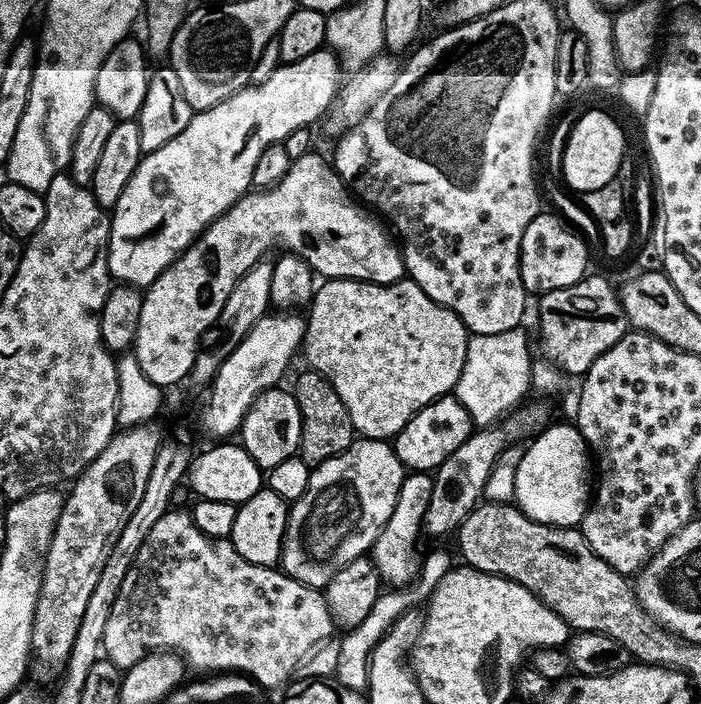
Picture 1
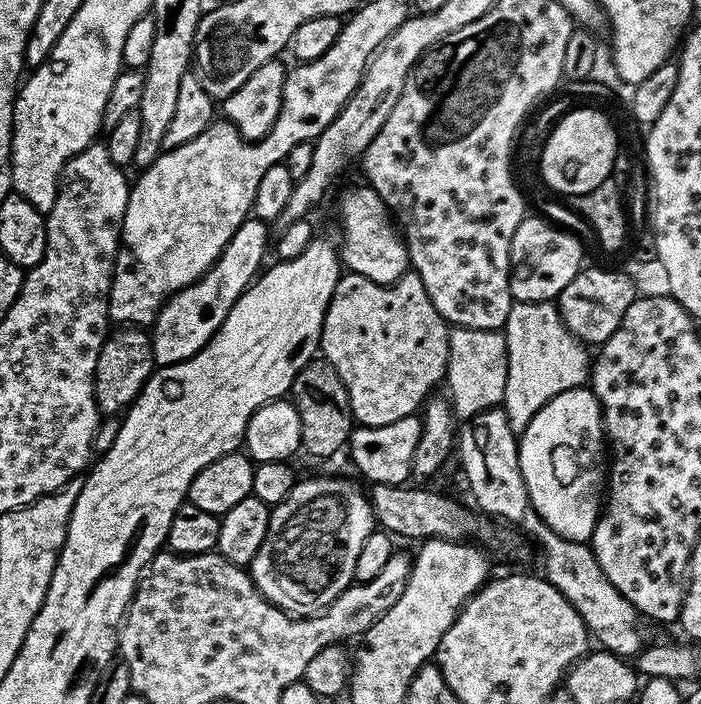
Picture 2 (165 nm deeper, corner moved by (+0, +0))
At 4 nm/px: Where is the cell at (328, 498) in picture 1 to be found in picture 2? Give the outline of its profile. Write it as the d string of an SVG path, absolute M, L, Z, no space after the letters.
M316 476L313 480L301 479L290 490L290 494L281 504L275 505L271 509L272 517L266 530L266 538L262 538L262 546L258 546L258 554L254 554L250 565L250 575L253 582L265 598L274 606L278 606L282 611L289 612L291 616L303 618L305 616L315 616L318 612L323 612L336 601L338 594L342 594L348 589L349 584L354 580L354 562L358 562L358 554L362 550L362 542L366 542L368 535L374 530L374 517L372 514L372 503L368 500L365 489L355 488L348 480L335 480L332 476Z

